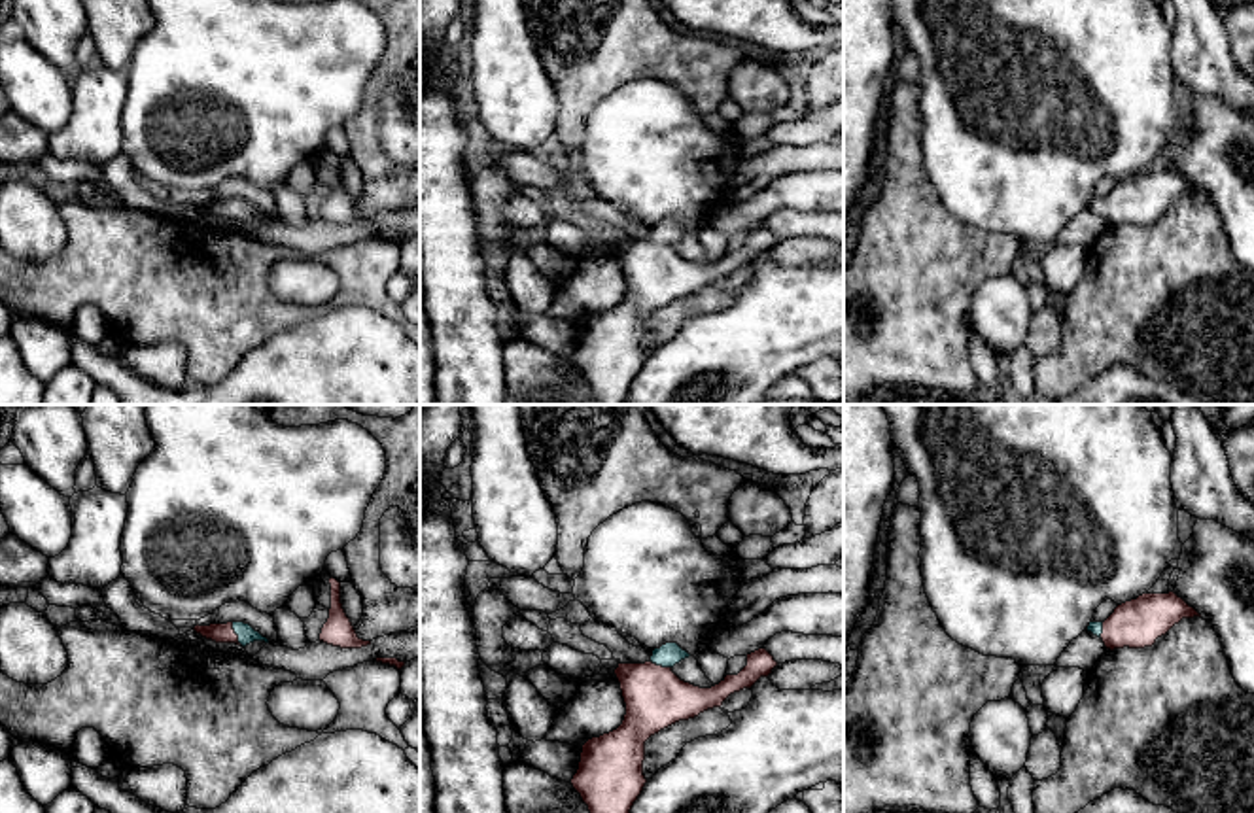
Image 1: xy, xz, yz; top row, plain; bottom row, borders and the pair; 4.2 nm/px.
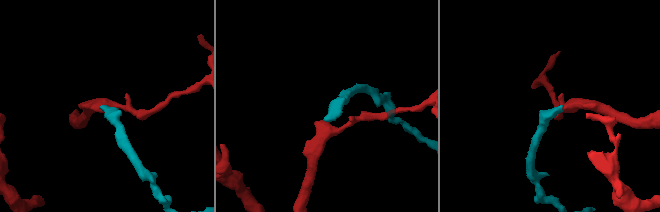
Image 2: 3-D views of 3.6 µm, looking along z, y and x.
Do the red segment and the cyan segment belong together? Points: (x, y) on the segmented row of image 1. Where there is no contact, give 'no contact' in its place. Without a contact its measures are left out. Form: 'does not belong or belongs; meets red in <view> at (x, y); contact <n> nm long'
belongs; meets red in xy at (235, 634); contact 100 nm long

